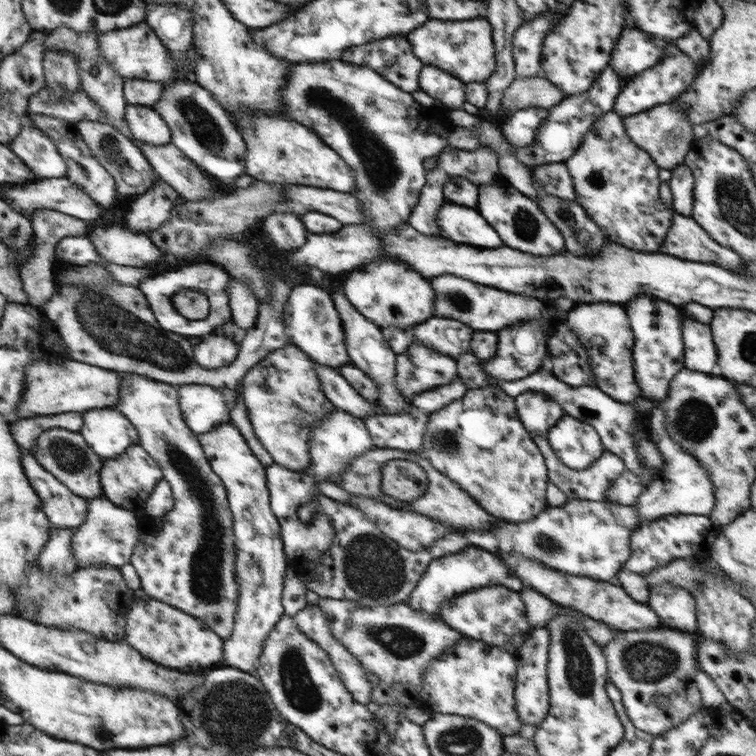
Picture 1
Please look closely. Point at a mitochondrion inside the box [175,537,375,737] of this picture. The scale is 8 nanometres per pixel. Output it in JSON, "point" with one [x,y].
{"point":[299,690]}

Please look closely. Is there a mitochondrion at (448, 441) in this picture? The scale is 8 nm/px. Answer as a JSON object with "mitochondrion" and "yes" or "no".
{"mitochondrion":"yes"}

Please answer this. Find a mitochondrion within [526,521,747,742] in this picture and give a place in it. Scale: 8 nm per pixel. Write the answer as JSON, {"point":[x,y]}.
{"point":[645,661]}

